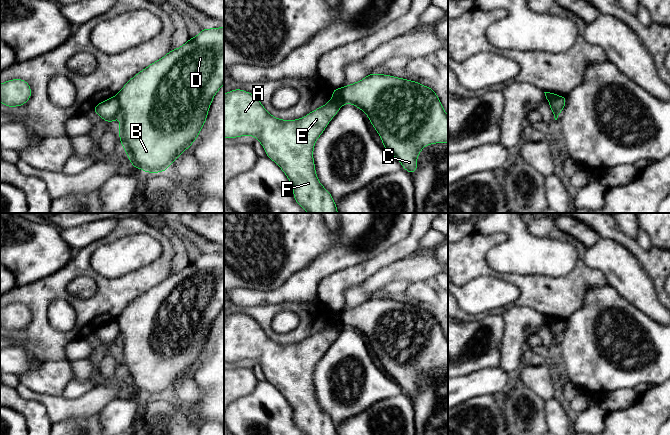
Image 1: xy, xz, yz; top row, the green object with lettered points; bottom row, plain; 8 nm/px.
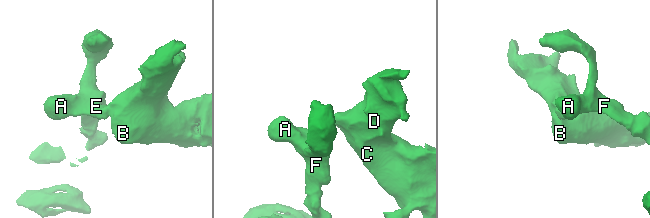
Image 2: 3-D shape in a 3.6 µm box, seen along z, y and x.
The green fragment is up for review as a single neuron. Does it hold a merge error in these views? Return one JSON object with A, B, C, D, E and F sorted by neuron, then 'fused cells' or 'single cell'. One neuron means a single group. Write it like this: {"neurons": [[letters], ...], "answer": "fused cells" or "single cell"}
{"neurons": [["A", "E", "F"], ["B", "C", "D"]], "answer": "fused cells"}

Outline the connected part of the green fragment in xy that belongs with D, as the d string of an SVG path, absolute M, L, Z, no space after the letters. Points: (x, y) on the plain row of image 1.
M224 251L203 253L201 256L190 262L184 269L168 276L163 282L153 286L131 302L124 311L116 318L120 327L120 348L119 361L127 380L133 391L139 392L147 397L164 396L168 391L189 371L199 360L201 353L207 343L210 329L215 318L224 308Z

